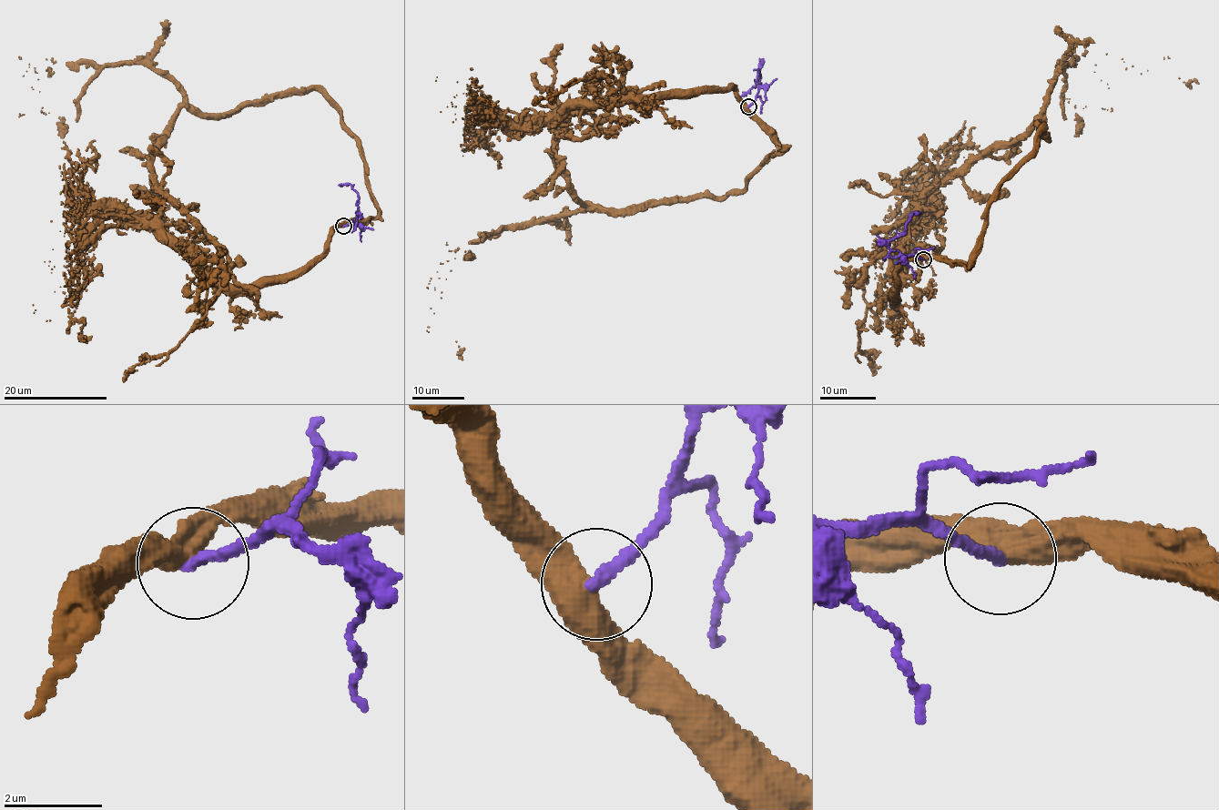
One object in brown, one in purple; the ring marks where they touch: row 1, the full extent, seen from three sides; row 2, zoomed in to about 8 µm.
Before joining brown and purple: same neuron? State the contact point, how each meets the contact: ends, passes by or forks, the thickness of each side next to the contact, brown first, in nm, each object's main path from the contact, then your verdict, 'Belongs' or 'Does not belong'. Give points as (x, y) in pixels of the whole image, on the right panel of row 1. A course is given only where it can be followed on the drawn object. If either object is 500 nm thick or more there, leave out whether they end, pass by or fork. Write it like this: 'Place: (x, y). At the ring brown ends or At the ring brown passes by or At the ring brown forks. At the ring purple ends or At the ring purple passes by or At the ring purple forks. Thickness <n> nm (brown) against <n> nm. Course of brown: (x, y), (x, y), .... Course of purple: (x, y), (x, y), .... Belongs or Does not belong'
Place: (923, 259). Thickness 550 nm (brown) against 240 nm. Course of brown: (924, 258), (976, 259), (1061, 63), (1167, 57), (1199, 83). Course of purple: (923, 258), (917, 255), (891, 257), (888, 243), (904, 231), (912, 213), (921, 212). Does not belong

